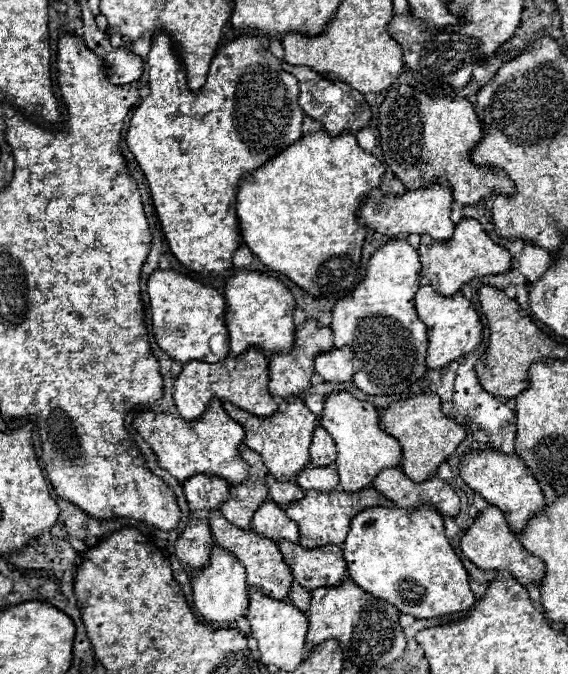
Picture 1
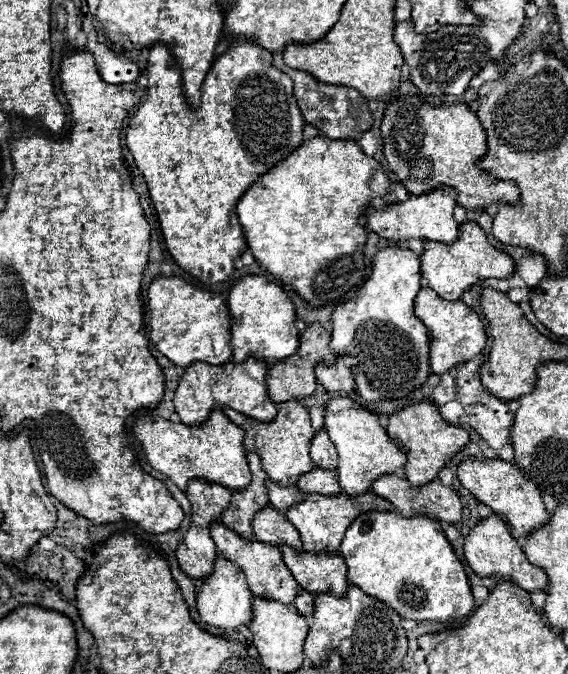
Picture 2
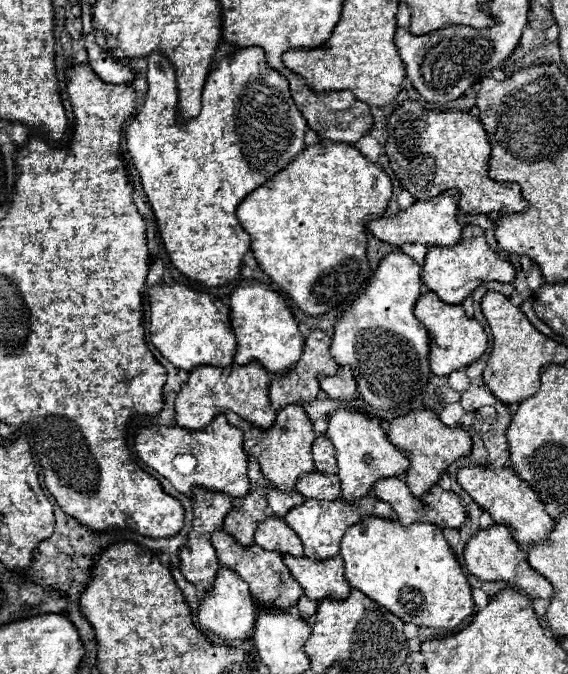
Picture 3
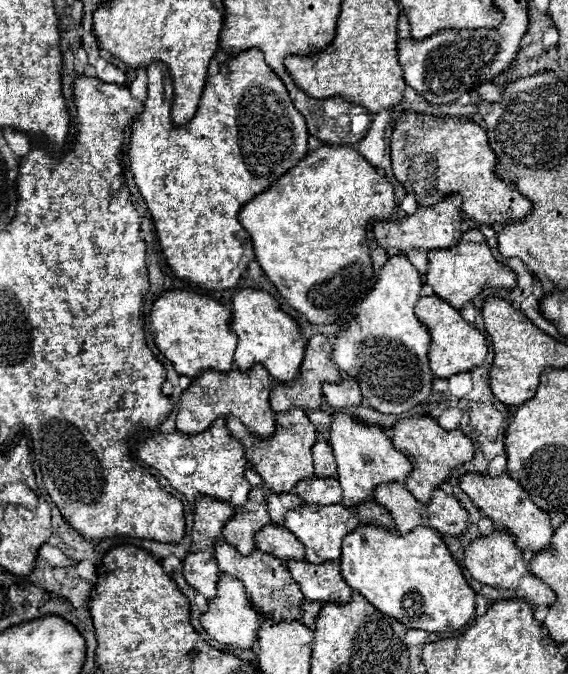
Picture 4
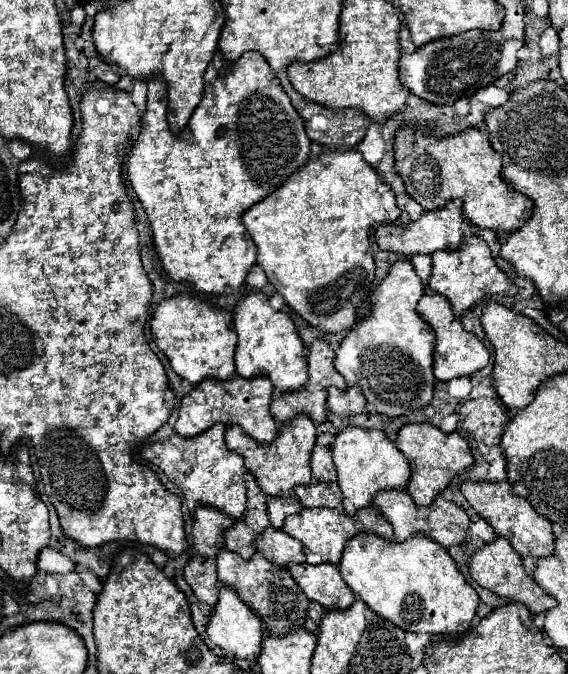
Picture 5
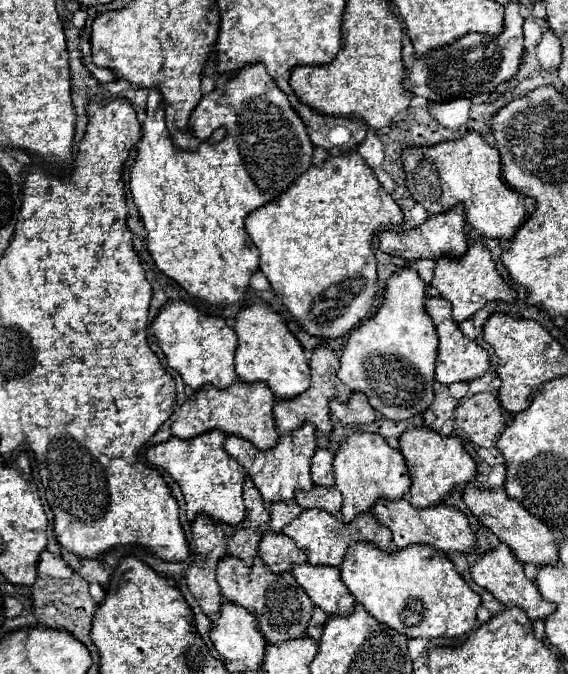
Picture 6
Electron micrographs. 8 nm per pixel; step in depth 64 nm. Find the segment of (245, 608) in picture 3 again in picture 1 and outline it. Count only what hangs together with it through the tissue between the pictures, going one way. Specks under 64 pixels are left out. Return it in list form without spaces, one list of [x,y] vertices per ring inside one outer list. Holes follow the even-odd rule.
[[[214,546],[210,554],[208,566],[196,570],[190,574],[190,584],[192,584],[192,594],[194,594],[194,604],[198,612],[212,622],[224,622],[224,624],[234,624],[238,616],[246,614],[248,608],[248,596],[246,596],[246,570],[240,564],[240,560],[230,552],[222,550],[222,546]]]

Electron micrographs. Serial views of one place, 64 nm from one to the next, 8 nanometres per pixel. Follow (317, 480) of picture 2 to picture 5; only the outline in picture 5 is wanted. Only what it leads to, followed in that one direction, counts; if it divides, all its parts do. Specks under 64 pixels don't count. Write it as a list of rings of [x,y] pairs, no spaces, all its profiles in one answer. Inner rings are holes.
[[[312,482],[306,486],[296,486],[294,494],[306,508],[338,508],[342,504],[342,492],[336,482]]]

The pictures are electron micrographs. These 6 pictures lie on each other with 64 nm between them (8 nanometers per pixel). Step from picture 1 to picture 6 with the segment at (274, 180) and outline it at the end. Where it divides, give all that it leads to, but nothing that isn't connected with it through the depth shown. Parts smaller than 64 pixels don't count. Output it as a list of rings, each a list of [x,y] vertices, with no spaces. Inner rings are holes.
[[[344,154],[328,156],[320,166],[310,166],[276,202],[254,210],[246,218],[246,232],[260,250],[260,270],[298,324],[312,336],[340,338],[370,318],[378,306],[376,256],[372,256],[374,232],[382,226],[400,226],[402,222],[400,206],[378,184],[374,170],[364,158],[360,154]]]

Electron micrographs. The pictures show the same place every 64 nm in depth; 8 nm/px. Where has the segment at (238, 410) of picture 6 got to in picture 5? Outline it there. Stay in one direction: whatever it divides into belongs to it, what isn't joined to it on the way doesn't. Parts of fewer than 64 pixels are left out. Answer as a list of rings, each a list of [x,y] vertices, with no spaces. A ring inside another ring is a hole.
[[[238,374],[228,378],[228,382],[216,382],[214,378],[206,378],[202,384],[198,382],[180,402],[180,414],[174,424],[176,434],[184,438],[198,436],[206,432],[216,422],[222,424],[238,424],[248,436],[252,436],[258,442],[272,442],[278,434],[276,422],[270,414],[270,402],[272,402],[272,382],[268,378],[240,378]]]

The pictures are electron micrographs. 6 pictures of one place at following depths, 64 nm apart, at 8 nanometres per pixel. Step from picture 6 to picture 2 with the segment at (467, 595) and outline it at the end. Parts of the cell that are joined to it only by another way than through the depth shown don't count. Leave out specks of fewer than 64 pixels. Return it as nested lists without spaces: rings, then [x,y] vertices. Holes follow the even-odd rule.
[[[378,510],[360,514],[360,518],[356,518],[356,522],[352,522],[352,526],[348,528],[340,546],[340,554],[348,566],[348,580],[354,586],[362,588],[368,596],[390,604],[402,618],[416,622],[446,622],[464,618],[474,610],[474,596],[470,592],[464,566],[442,532],[444,530],[440,520],[428,516],[406,518],[398,512]]]

